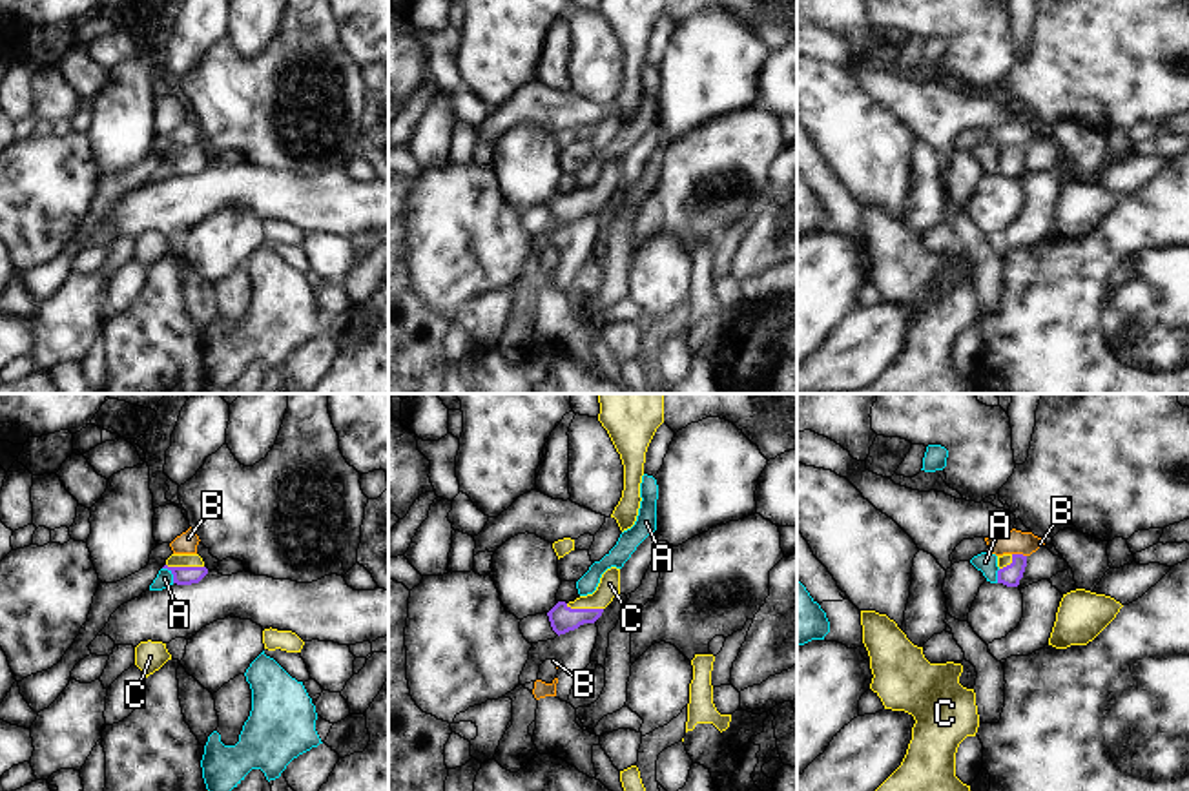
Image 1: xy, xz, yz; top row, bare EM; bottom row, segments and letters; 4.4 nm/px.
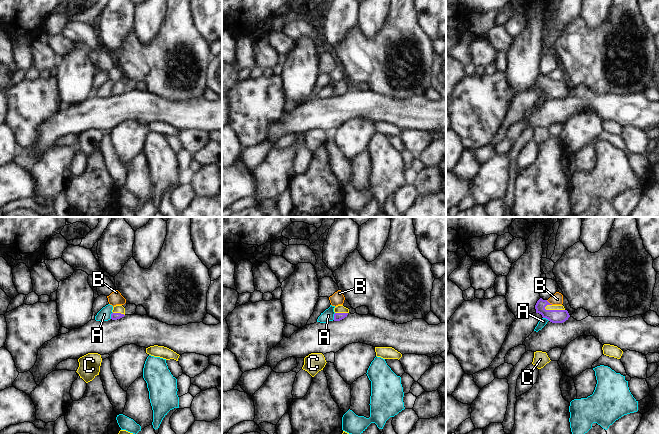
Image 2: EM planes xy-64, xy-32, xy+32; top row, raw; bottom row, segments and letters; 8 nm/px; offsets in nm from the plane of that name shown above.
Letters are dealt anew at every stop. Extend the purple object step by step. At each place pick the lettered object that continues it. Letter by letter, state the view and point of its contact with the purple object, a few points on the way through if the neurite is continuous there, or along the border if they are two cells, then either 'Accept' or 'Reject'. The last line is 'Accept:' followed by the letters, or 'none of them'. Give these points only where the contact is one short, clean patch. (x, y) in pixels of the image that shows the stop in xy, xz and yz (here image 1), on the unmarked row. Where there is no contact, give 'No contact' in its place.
A: Touches purple at xy (172, 164). Boundary: xy (163, 159), (172, 166), (174, 174). Reject
B: Touches purple at yz (1020, 146). Boundary: yz (1013, 144), (1025, 148). Reject
C: Touches purple at xz (584, 201). Path across: xz (562, 210), (584, 201), (610, 175). Accept
Accept: C.

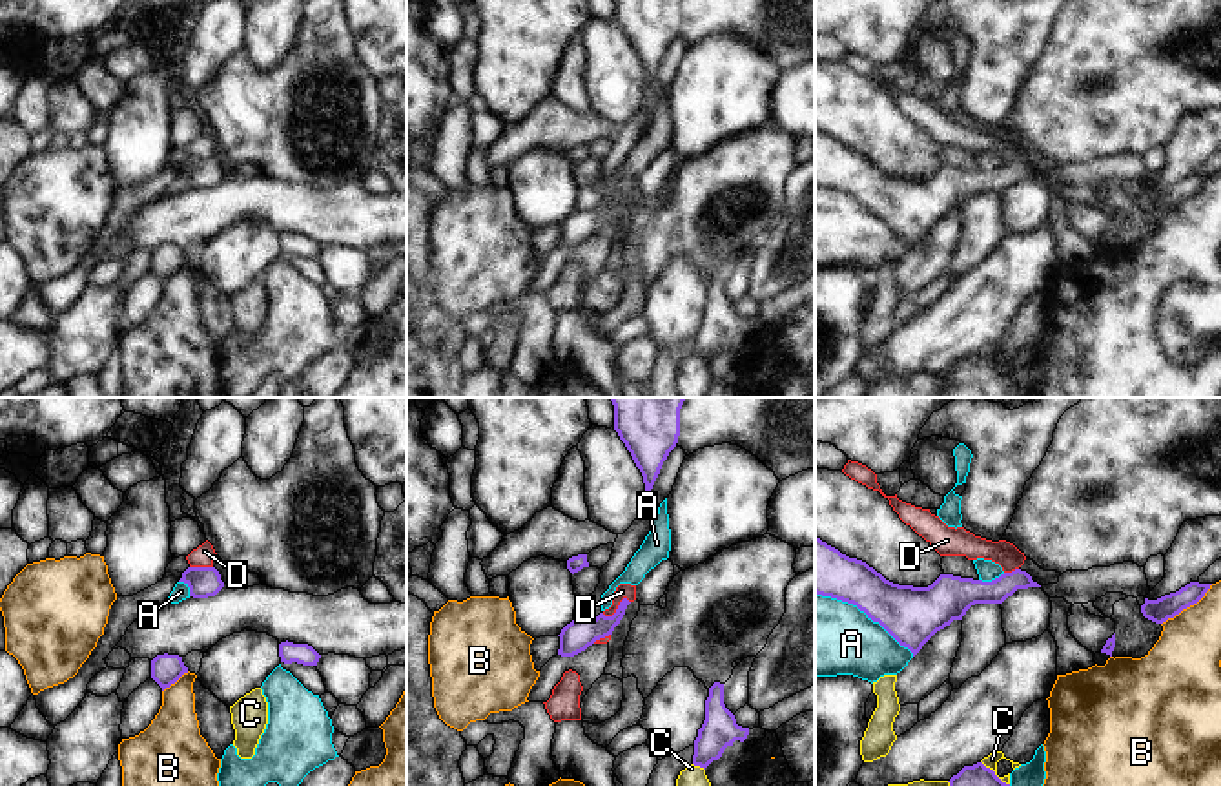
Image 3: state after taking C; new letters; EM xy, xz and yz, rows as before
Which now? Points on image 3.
A: Touches purple at yz (864, 203). Reject
B: Touches purple at yz (1187, 197). Reject
C: Touches purple at yz (994, 365). Reject
D: Touches purple at xz (616, 201). Boundary: xz (629, 192), (624, 190), (611, 206), (602, 205). Reject
Accept: none of them.

